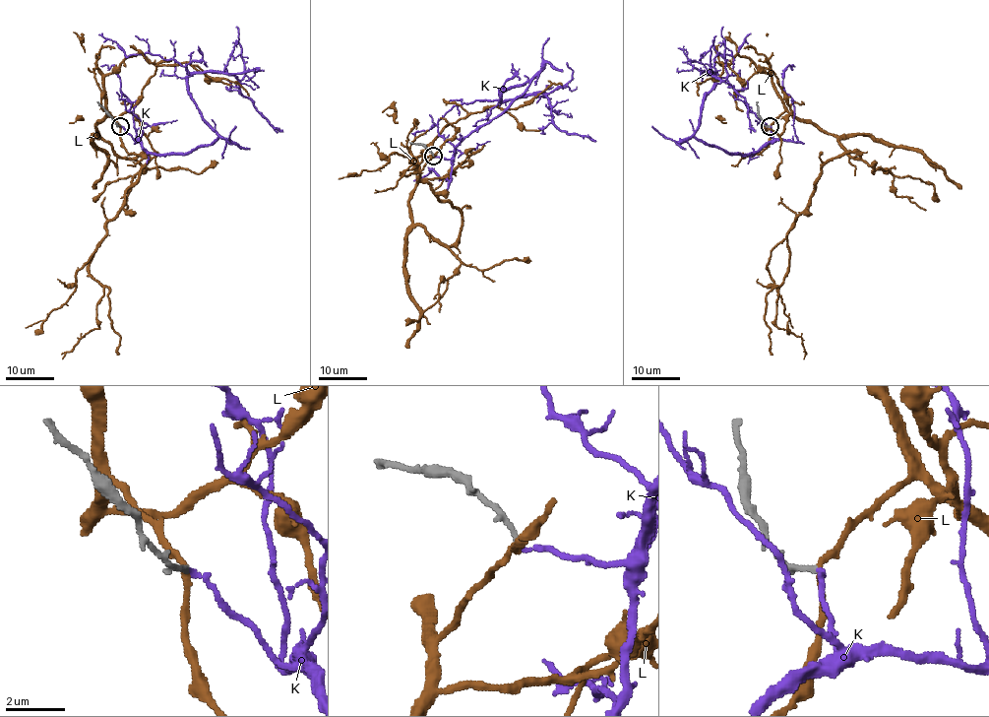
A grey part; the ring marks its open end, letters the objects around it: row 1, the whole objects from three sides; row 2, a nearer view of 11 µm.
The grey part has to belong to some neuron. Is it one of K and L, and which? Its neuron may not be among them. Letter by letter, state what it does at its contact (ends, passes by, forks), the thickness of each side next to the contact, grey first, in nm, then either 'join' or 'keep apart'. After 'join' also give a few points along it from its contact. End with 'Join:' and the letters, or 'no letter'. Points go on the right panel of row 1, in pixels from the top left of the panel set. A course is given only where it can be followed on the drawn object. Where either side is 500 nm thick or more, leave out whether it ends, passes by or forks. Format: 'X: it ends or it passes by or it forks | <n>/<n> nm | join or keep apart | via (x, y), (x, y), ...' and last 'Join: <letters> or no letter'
K: it ends | 170/160 nm | join | via (770, 126), (772, 141), (754, 153), (727, 154), (697, 138), (715, 78), (709, 72), (744, 98), (756, 131)
L: it passes by | 170/180 nm | keep apart
Join: K

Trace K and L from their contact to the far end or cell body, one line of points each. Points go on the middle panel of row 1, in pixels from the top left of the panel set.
K: (433, 156), (450, 159), (531, 81), (507, 88), (501, 101), (542, 93), (561, 130), (595, 142)
L: (433, 156), (411, 220), (452, 245), (461, 213), (417, 173), (401, 174), (416, 164), (375, 190)

